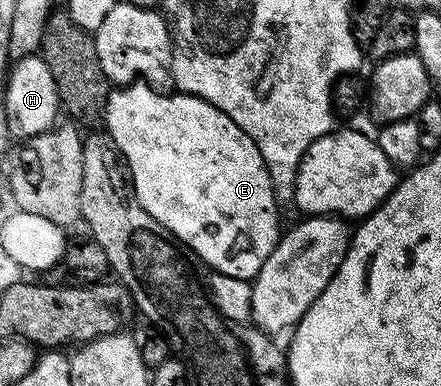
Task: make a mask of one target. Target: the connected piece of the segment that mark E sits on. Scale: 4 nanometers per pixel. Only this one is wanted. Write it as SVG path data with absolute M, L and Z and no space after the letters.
M144 82L126 84L110 91L103 124L110 138L113 139L117 151L120 152L125 167L129 170L133 193L139 198L143 210L147 210L147 214L151 214L151 218L155 218L155 222L167 226L167 230L171 230L173 237L192 250L194 257L202 265L210 264L214 273L222 272L231 278L252 281L253 277L259 274L263 262L275 250L278 240L283 235L283 227L281 228L281 212L277 209L279 197L274 189L273 180L259 154L259 146L255 146L255 142L251 142L247 133L239 126L235 126L235 122L231 122L227 118L227 114L223 114L223 110L211 106L211 102L207 102L203 98L187 96L184 92L178 91L174 91L172 94L158 92L157 89L150 88Z

